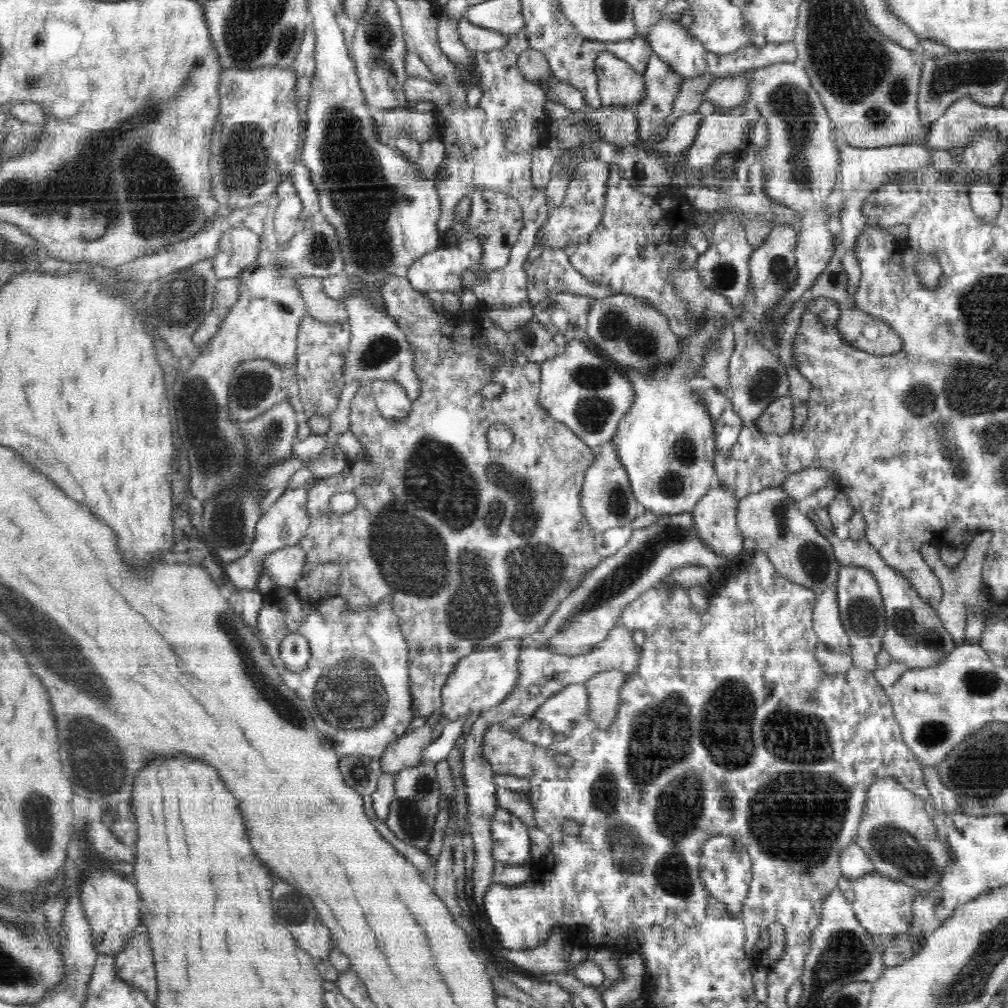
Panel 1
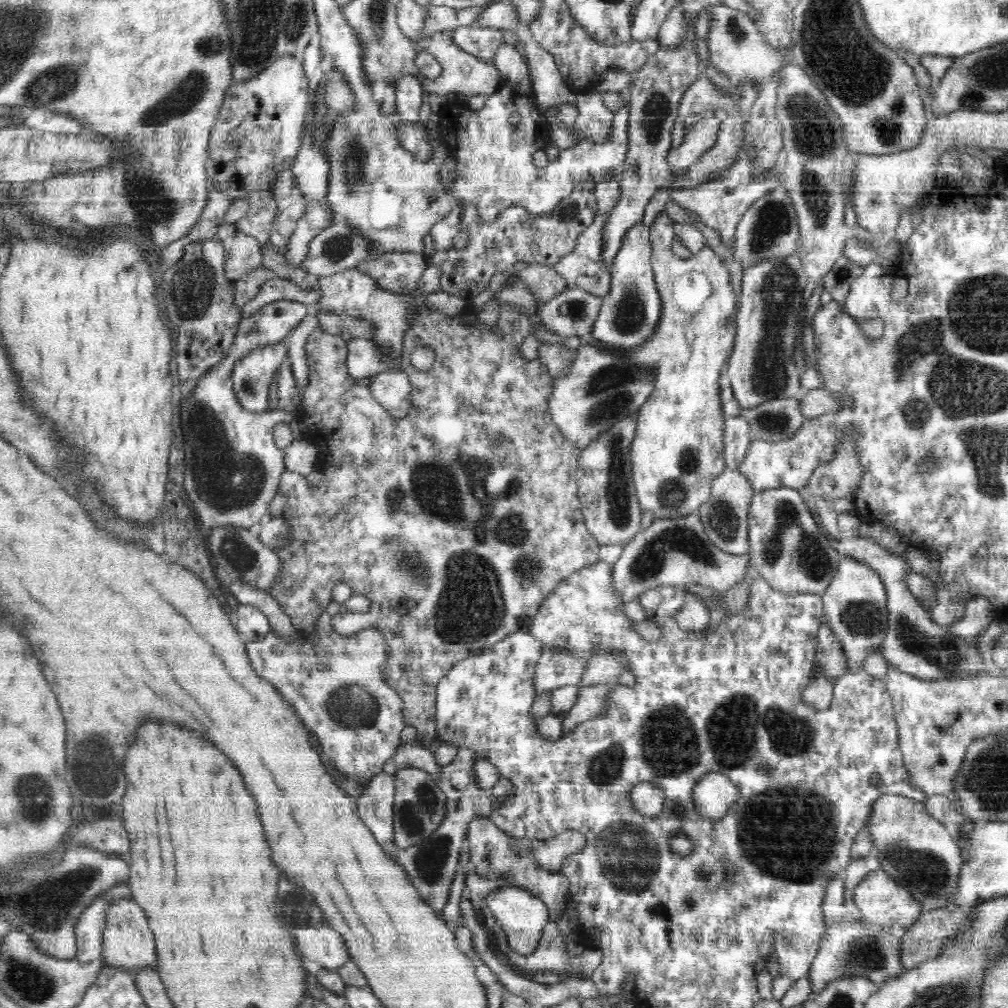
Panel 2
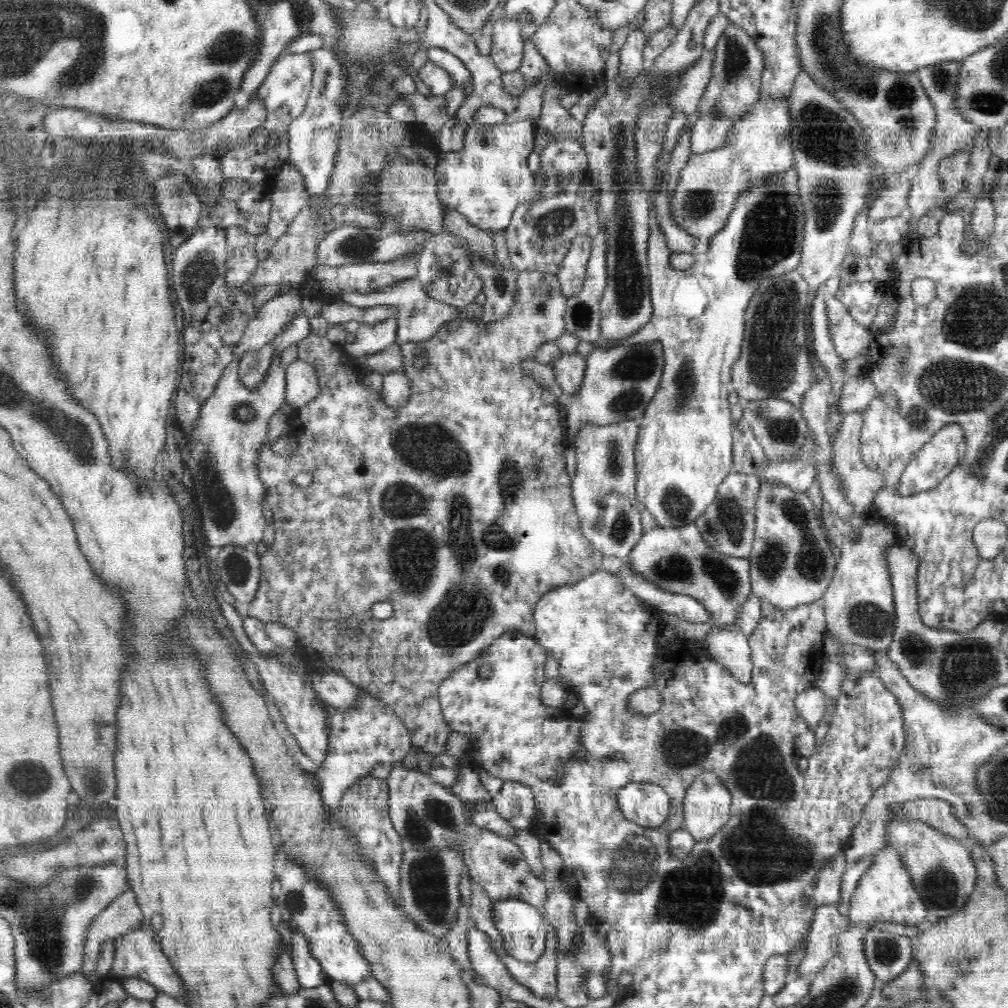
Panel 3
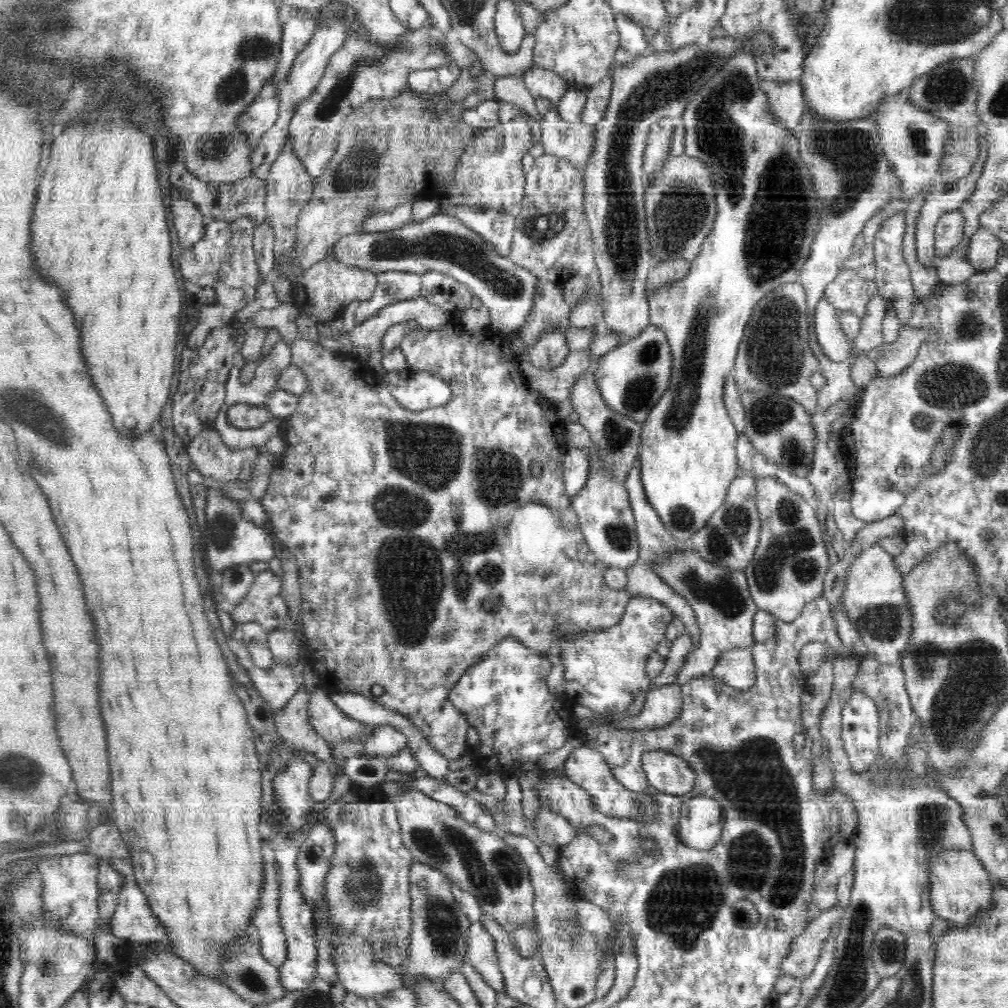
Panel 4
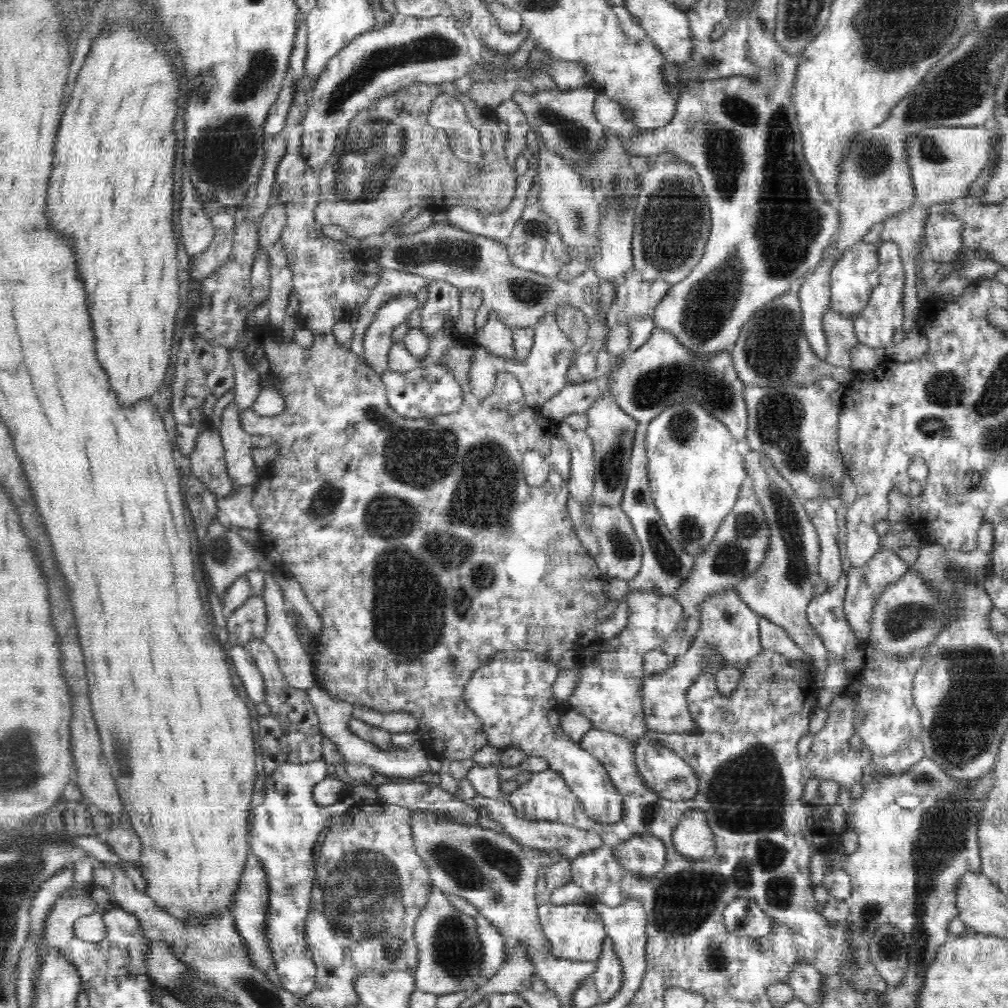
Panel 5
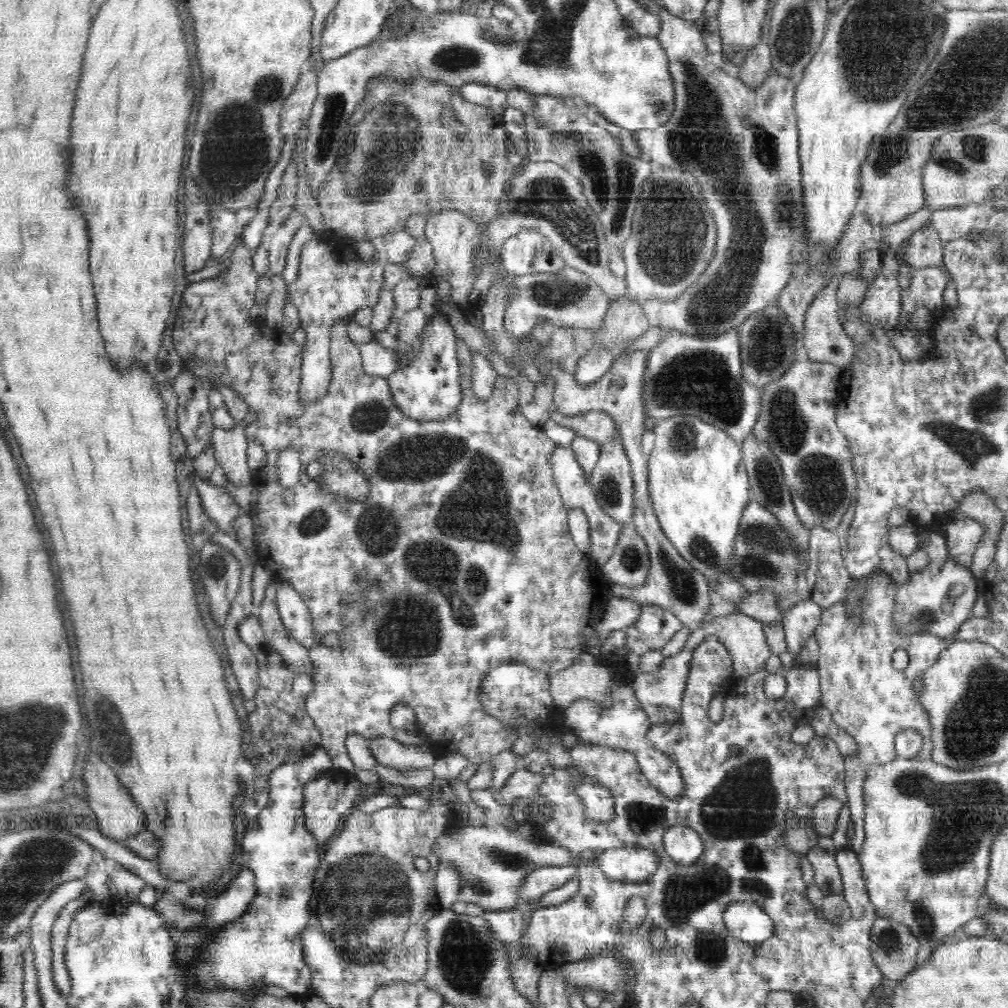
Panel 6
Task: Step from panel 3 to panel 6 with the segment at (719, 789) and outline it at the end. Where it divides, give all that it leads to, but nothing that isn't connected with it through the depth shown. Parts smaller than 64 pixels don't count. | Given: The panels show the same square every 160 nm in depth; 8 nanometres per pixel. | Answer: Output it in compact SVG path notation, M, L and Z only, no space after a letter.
M678 825L666 830L663 847L674 862L688 865L702 854L703 842L695 830Z

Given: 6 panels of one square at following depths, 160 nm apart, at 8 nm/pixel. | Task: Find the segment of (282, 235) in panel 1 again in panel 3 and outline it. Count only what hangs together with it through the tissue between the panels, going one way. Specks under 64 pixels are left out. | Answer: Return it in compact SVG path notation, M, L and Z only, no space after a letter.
M290 163L272 178L274 188L269 194L271 214L266 233L276 240L282 236L295 216L308 206L311 194L304 176Z

